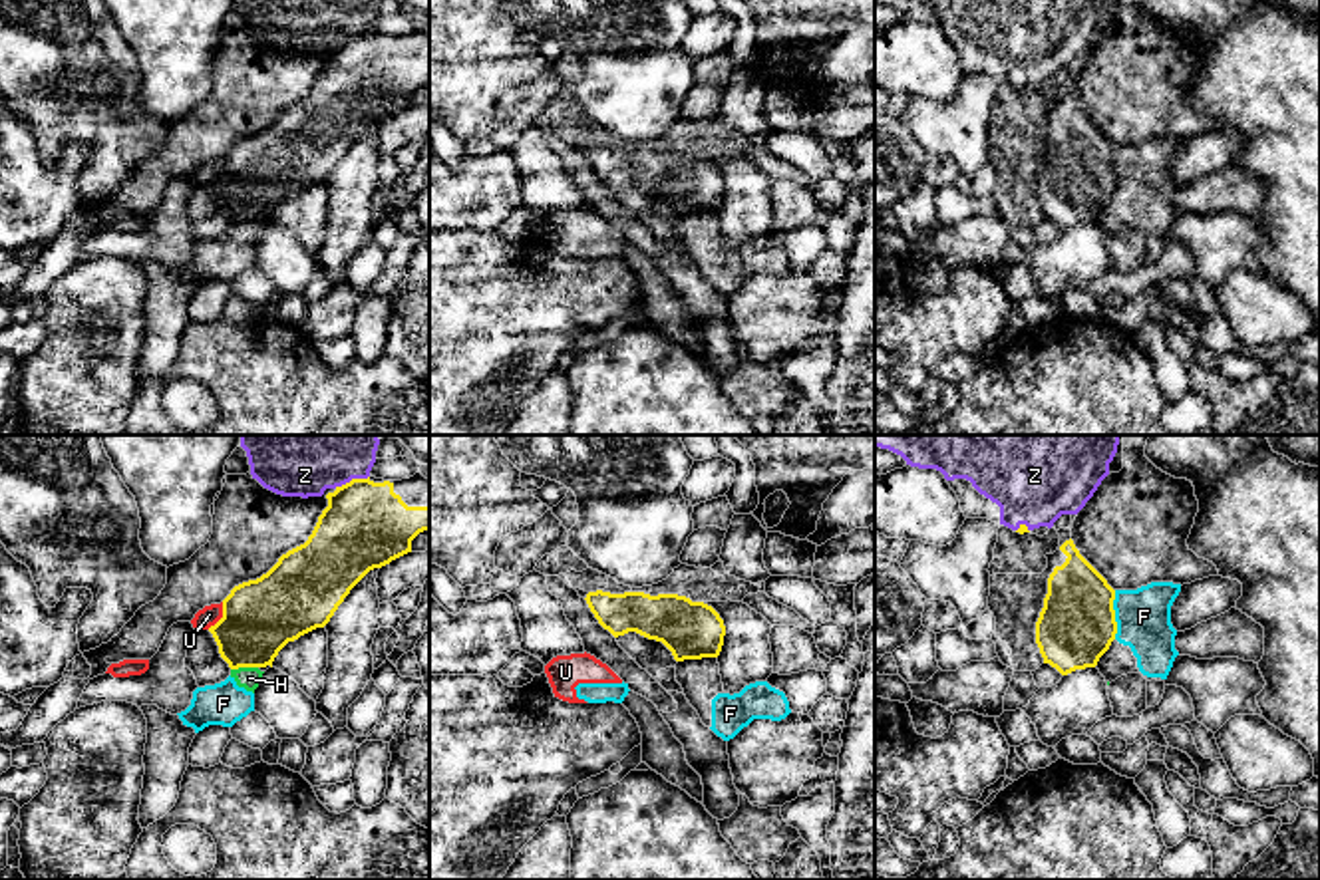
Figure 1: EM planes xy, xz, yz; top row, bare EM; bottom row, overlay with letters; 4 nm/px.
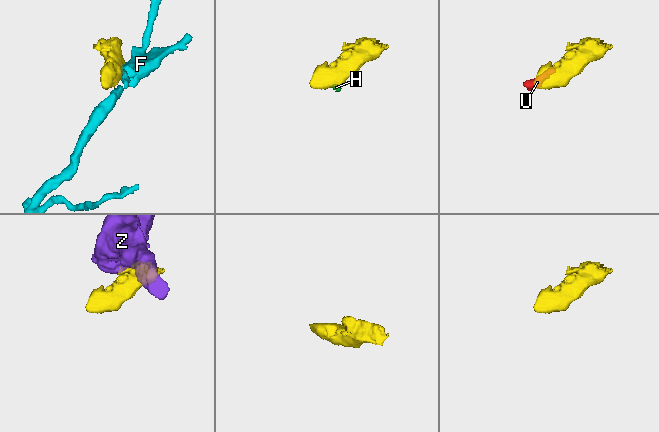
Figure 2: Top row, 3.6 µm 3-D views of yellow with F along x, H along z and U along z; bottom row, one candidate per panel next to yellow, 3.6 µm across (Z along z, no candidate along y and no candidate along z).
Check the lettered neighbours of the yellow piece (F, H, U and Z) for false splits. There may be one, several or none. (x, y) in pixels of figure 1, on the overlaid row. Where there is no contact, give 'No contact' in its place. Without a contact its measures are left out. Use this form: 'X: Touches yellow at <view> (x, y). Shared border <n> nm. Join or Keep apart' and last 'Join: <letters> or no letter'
F: Touches yellow at yz (1114, 614). Shared border 200 nm. Keep apart
H: Touches yellow at xy (243, 666). Shared border 110 nm. Keep apart
U: Touches yellow at xy (223, 616). Shared border 130 nm. Keep apart
Z: Touches yellow at xy (352, 479). Shared border 150 nm. Keep apart
Join: no letter

